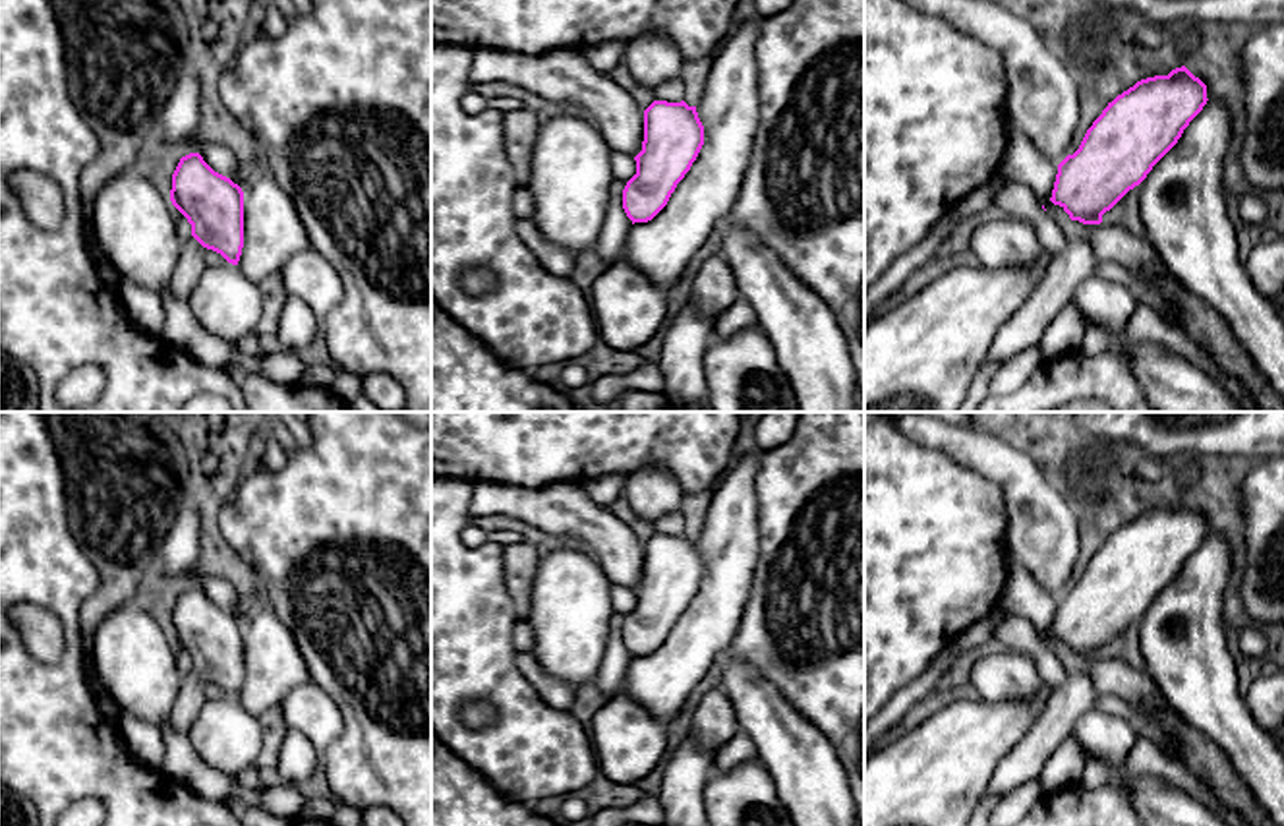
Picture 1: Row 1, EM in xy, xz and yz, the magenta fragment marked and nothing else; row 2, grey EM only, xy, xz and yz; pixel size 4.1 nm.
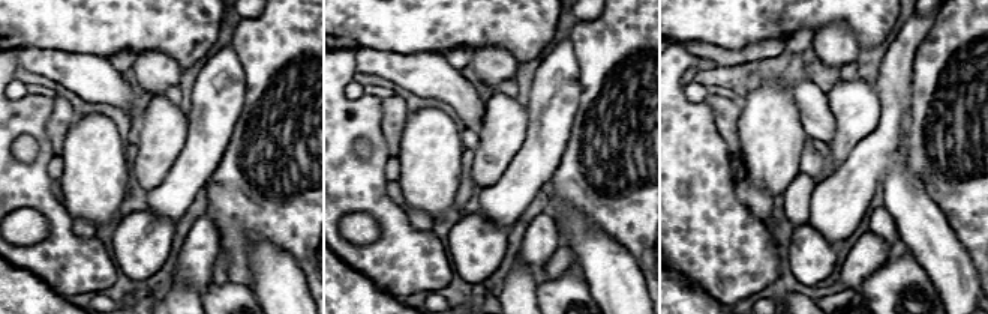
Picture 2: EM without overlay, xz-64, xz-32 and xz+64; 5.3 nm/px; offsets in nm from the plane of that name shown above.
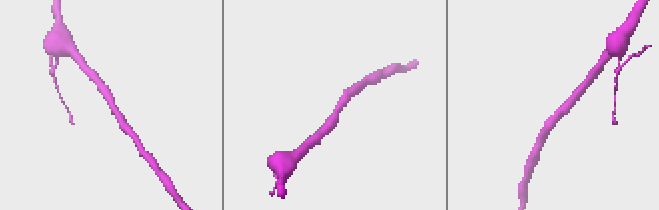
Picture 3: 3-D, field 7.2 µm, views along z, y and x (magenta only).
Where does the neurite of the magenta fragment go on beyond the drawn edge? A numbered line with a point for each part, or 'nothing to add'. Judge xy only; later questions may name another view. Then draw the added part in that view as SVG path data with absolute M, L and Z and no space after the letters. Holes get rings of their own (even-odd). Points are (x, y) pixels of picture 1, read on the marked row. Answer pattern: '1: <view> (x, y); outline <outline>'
1: xy (190, 265); outline M193 236L182 244L182 253L170 279L170 294L176 300L188 302L190 292L197 284L205 265L207 248Z

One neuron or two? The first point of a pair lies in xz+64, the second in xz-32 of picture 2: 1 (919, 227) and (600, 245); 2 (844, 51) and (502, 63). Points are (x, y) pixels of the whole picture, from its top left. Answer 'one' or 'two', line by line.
1: one
2: one

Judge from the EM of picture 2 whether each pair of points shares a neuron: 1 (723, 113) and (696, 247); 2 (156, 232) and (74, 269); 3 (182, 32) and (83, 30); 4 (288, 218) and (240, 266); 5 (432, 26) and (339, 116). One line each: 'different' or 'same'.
1: different
2: different
3: same
4: same
5: different

